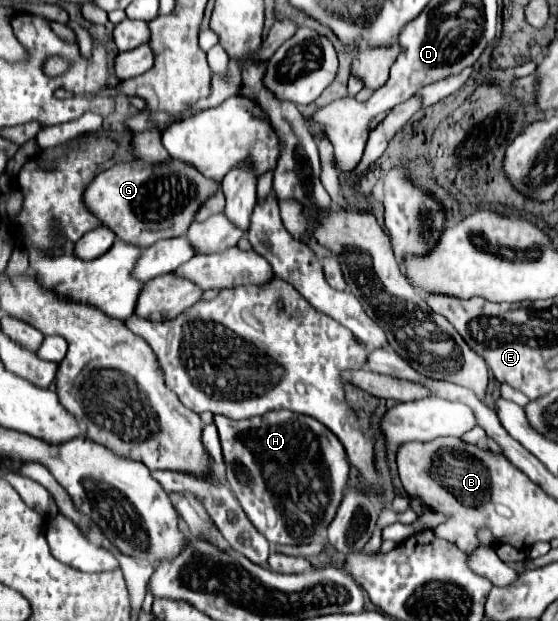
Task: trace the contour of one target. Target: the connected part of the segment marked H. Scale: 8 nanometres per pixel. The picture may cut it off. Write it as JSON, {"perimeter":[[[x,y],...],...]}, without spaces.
{"perimeter":[[[275,410],[249,420],[231,420],[217,414],[215,426],[221,436],[227,480],[253,526],[267,536],[269,542],[277,544],[323,542],[327,538],[327,526],[341,504],[349,476],[347,454],[337,436],[325,430],[315,418],[293,414],[291,410]]]}

